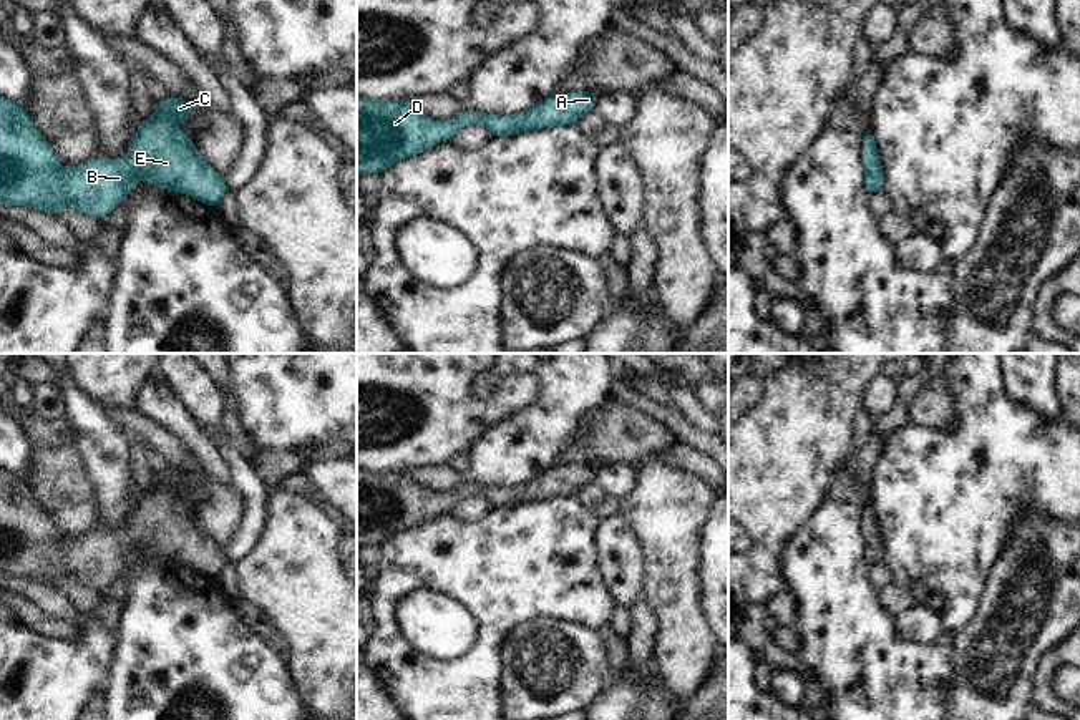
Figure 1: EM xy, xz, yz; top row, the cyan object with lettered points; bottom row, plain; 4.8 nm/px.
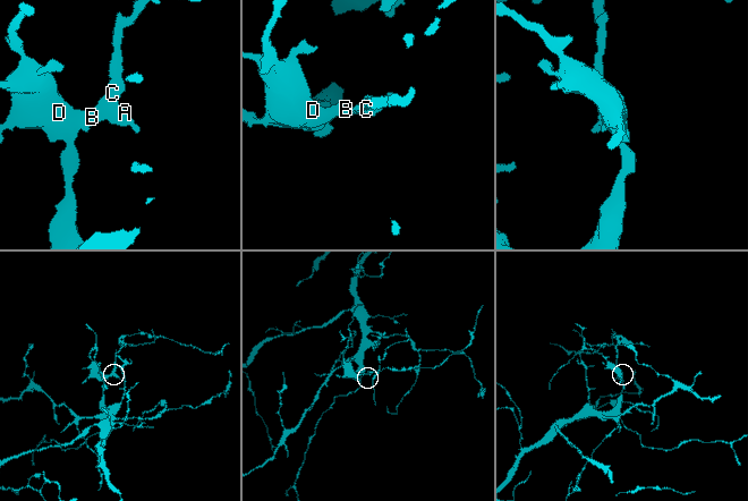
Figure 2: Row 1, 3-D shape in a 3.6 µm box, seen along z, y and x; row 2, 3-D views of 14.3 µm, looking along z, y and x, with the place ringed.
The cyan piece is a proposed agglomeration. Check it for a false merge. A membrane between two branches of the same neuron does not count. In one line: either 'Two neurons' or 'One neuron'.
One neuron

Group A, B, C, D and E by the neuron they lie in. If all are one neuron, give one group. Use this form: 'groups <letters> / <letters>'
groups A B C D E

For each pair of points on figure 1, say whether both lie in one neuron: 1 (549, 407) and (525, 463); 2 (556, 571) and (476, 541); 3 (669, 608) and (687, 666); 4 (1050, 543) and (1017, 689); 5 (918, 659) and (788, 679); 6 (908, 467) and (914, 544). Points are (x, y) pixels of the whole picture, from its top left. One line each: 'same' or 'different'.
1: same
2: same
3: same
4: same
5: different
6: same

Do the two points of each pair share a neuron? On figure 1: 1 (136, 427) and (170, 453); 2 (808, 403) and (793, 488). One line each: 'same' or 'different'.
1: same
2: same

